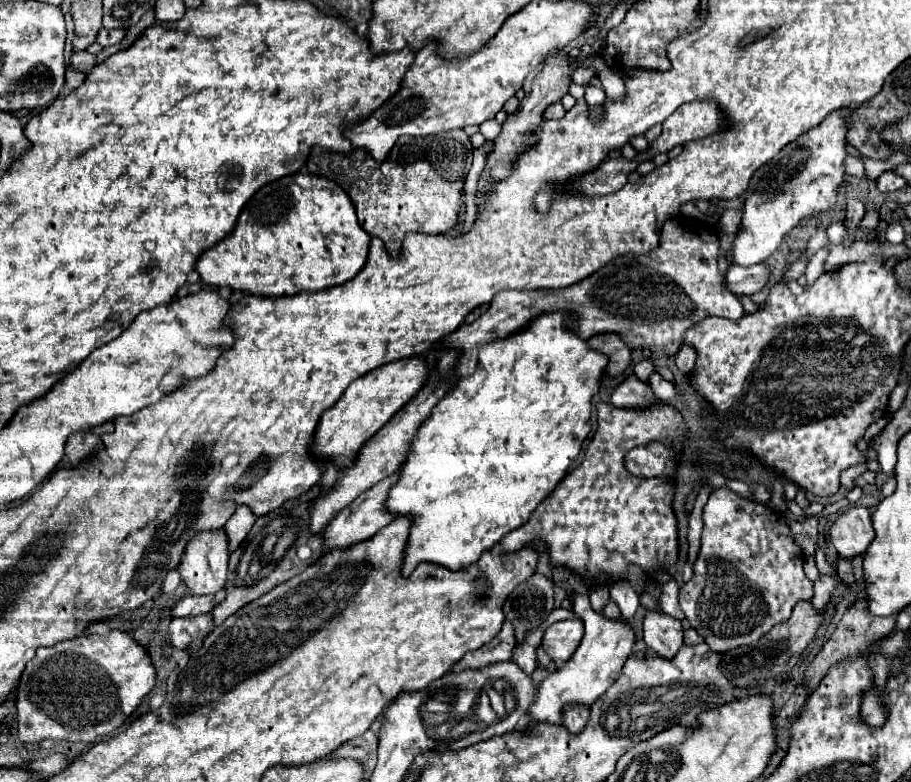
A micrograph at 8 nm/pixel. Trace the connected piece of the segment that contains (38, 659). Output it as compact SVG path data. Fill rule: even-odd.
M110 630L106 636L80 636L48 648L40 648L36 656L26 664L18 686L18 738L22 742L38 742L46 738L94 742L100 736L112 736L152 690L154 676L156 672L148 652L130 634L120 630ZM78 708L84 712L96 710L96 716L90 720L82 718Z

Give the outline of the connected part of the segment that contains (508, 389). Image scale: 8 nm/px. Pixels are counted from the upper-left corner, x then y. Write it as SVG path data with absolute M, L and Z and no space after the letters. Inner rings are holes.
M566 312L542 314L536 320L532 320L532 324L526 326L524 332L516 332L516 334L512 334L504 340L494 340L494 342L486 344L486 348L482 348L482 352L479 352L478 366L476 366L474 374L456 380L456 384L440 400L440 404L436 404L432 408L428 420L424 420L424 424L418 426L418 432L414 434L414 440L408 448L408 458L400 468L400 478L390 488L390 494L388 494L388 500L386 500L386 510L390 514L412 518L410 536L408 536L408 542L406 542L406 552L404 552L402 568L400 568L402 576L410 574L414 570L414 566L420 564L420 562L440 564L440 566L450 568L450 570L460 570L460 568L466 568L468 564L476 562L482 556L482 552L492 550L504 534L526 524L526 520L532 516L532 512L538 508L538 504L546 496L550 496L550 492L554 492L554 486L558 486L560 480L566 476L570 464L580 454L582 442L586 440L586 436L591 431L590 412L592 412L592 404L590 404L590 400L598 392L600 376L604 374L604 368L608 364L606 356L588 348L588 344L584 340L580 340L576 334L572 334L566 328L566 322L570 318L572 316L566 314Z

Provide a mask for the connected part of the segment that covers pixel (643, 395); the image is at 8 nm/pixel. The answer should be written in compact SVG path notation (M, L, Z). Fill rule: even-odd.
M630 374L612 394L612 404L618 408L636 408L636 406L650 406L656 402L652 388L640 382L634 374Z

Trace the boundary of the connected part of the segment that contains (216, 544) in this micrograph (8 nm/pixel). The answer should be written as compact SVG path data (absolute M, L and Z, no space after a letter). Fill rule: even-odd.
M224 530L202 532L190 540L178 566L184 586L196 594L214 594L224 588L228 570L228 538Z

